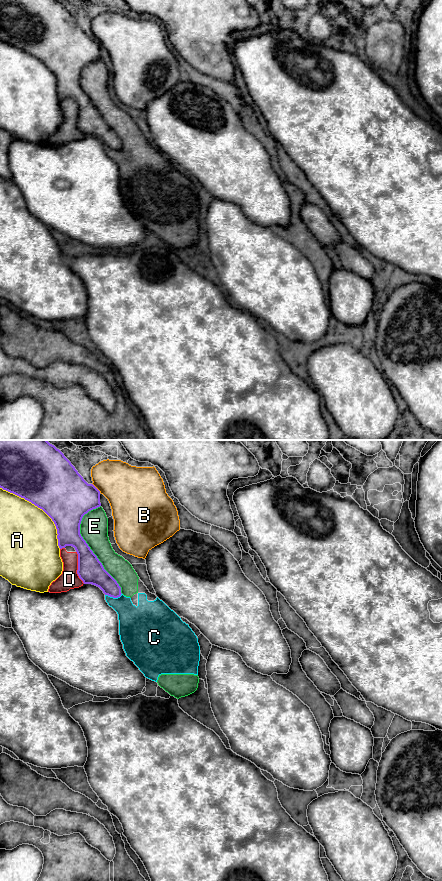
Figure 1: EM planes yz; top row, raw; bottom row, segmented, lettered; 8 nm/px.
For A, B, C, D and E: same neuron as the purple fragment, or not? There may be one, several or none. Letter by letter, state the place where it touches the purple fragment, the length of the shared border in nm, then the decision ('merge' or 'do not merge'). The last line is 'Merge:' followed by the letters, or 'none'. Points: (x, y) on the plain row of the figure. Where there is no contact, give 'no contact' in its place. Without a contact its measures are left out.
A: yz (40, 60) | 700 nm | do not merge
B: yz (96, 40) | 100 nm | do not merge
C: yz (113, 149) | 140 nm | do not merge
D: yz (78, 119) | 280 nm | do not merge
E: yz (88, 98) | 750 nm | do not merge
Merge: none

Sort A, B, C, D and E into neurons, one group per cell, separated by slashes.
A / B / C D E

